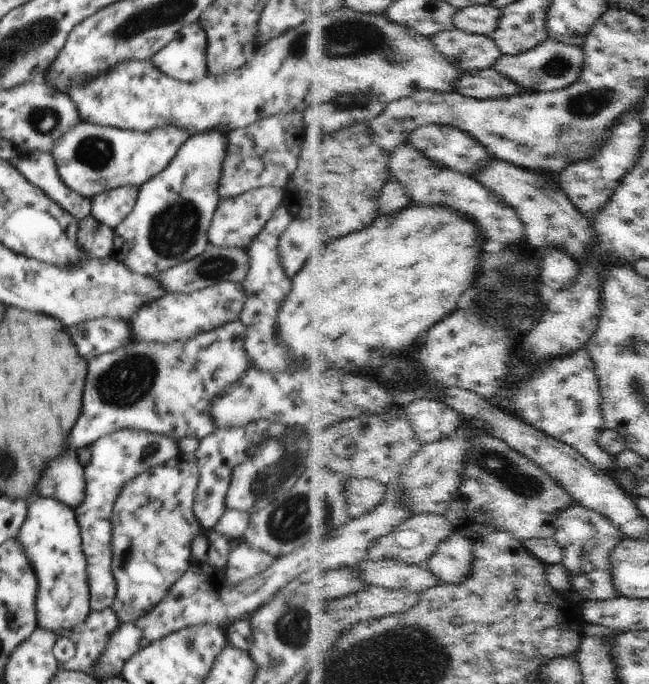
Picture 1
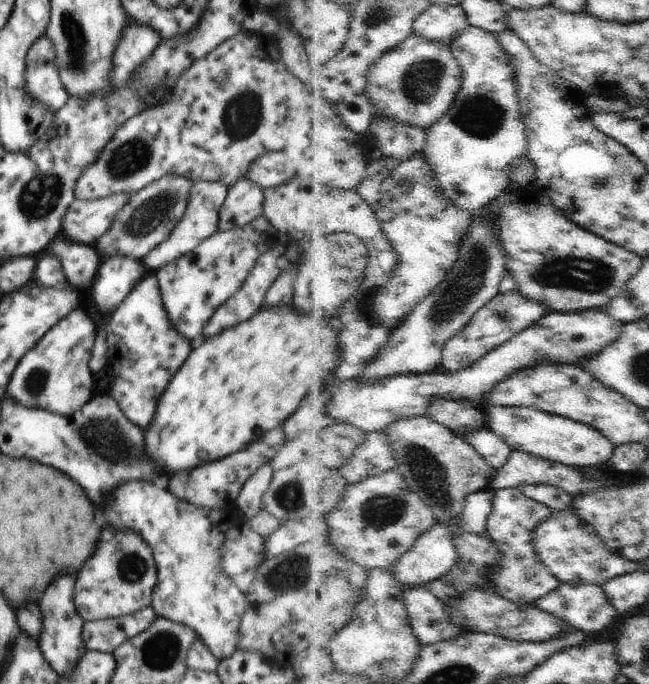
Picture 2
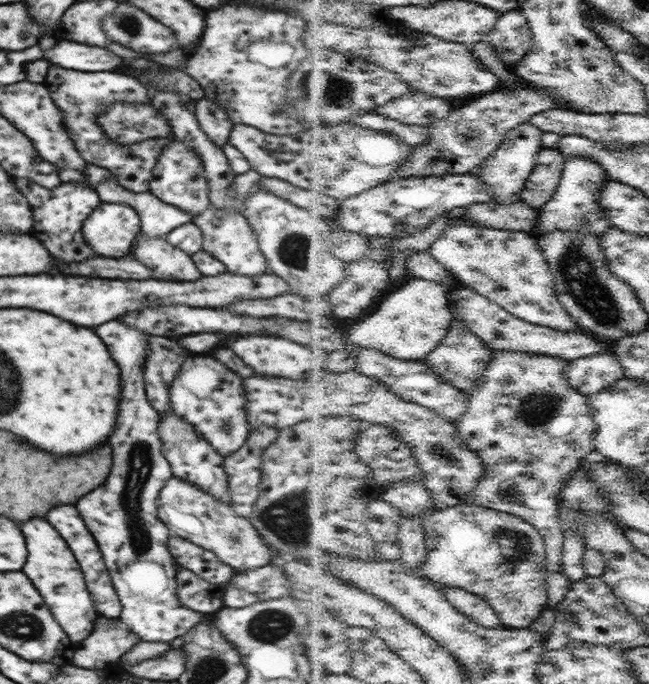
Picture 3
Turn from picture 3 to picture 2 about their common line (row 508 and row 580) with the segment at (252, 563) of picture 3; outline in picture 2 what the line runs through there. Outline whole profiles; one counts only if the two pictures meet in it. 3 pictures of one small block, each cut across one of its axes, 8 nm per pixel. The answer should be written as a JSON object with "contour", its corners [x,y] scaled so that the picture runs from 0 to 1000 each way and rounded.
{"contour":[[[197,705],[194,711],[182,713],[176,728],[160,743],[160,766],[173,766],[179,772],[197,769],[216,778],[225,795],[234,801],[243,835],[243,854],[237,860],[237,874],[234,874],[234,892],[239,901],[260,904],[296,917],[333,962],[342,965],[357,959],[365,950],[368,915],[379,892],[379,870],[341,829],[342,798],[348,789],[345,775],[351,775],[354,769],[348,750],[339,744],[322,744],[271,731],[268,722],[243,711],[231,711],[225,705]]]}

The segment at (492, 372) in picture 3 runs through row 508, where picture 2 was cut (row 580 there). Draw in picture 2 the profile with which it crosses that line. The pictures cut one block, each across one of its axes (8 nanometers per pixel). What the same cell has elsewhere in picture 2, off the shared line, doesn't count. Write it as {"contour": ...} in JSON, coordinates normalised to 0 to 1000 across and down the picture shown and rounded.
{"contour":[[[783,712],[764,718],[760,750],[753,757],[752,778],[764,788],[777,808],[775,835],[763,844],[763,855],[773,871],[798,883],[826,885],[867,855],[864,846],[847,833],[829,807],[824,789],[827,772],[854,754],[855,744],[829,730],[817,728],[801,713]]]}

